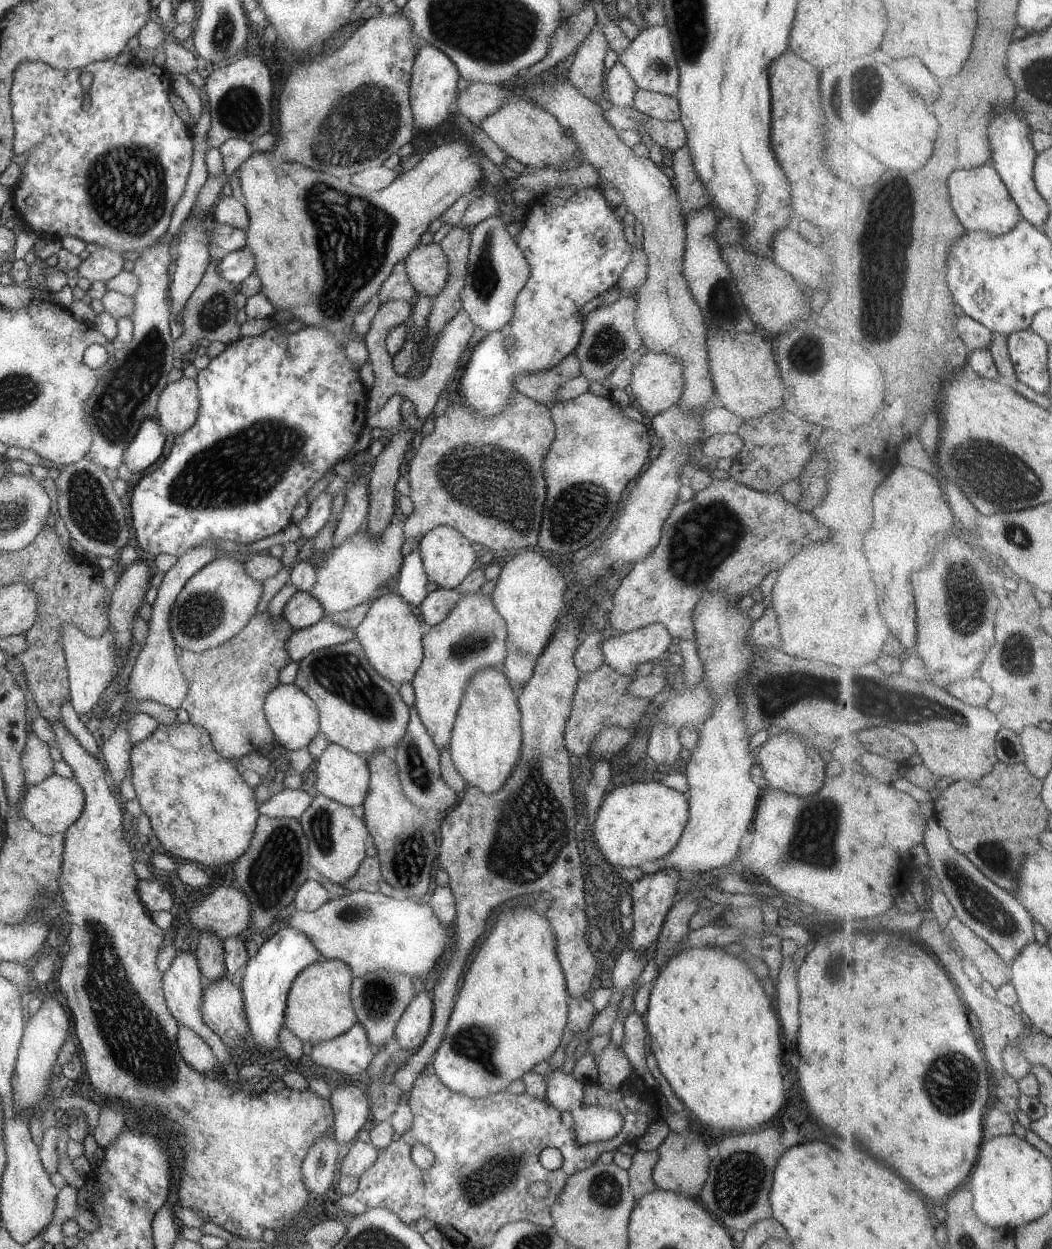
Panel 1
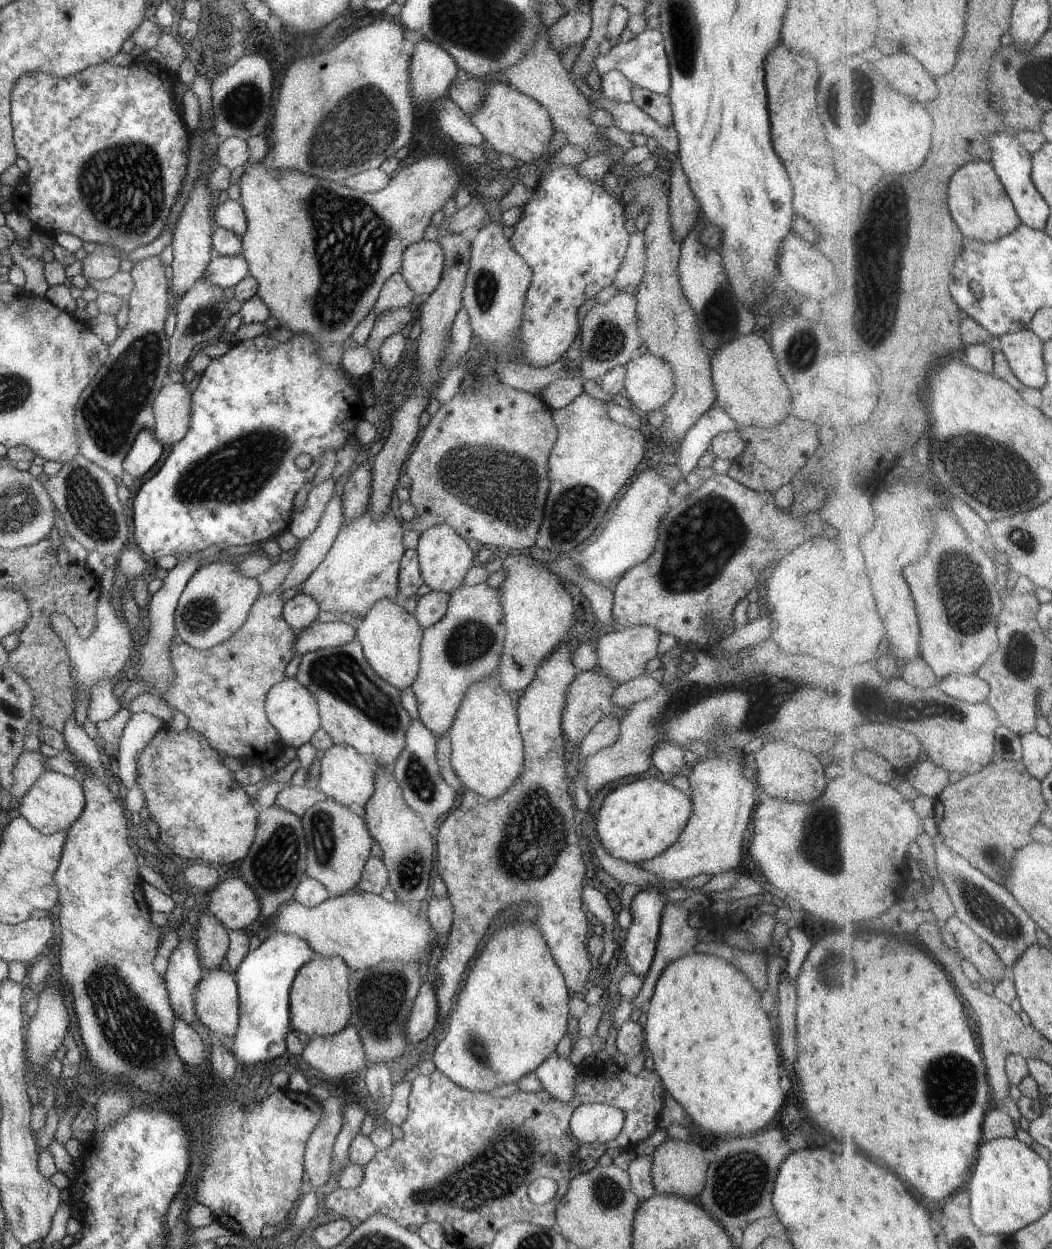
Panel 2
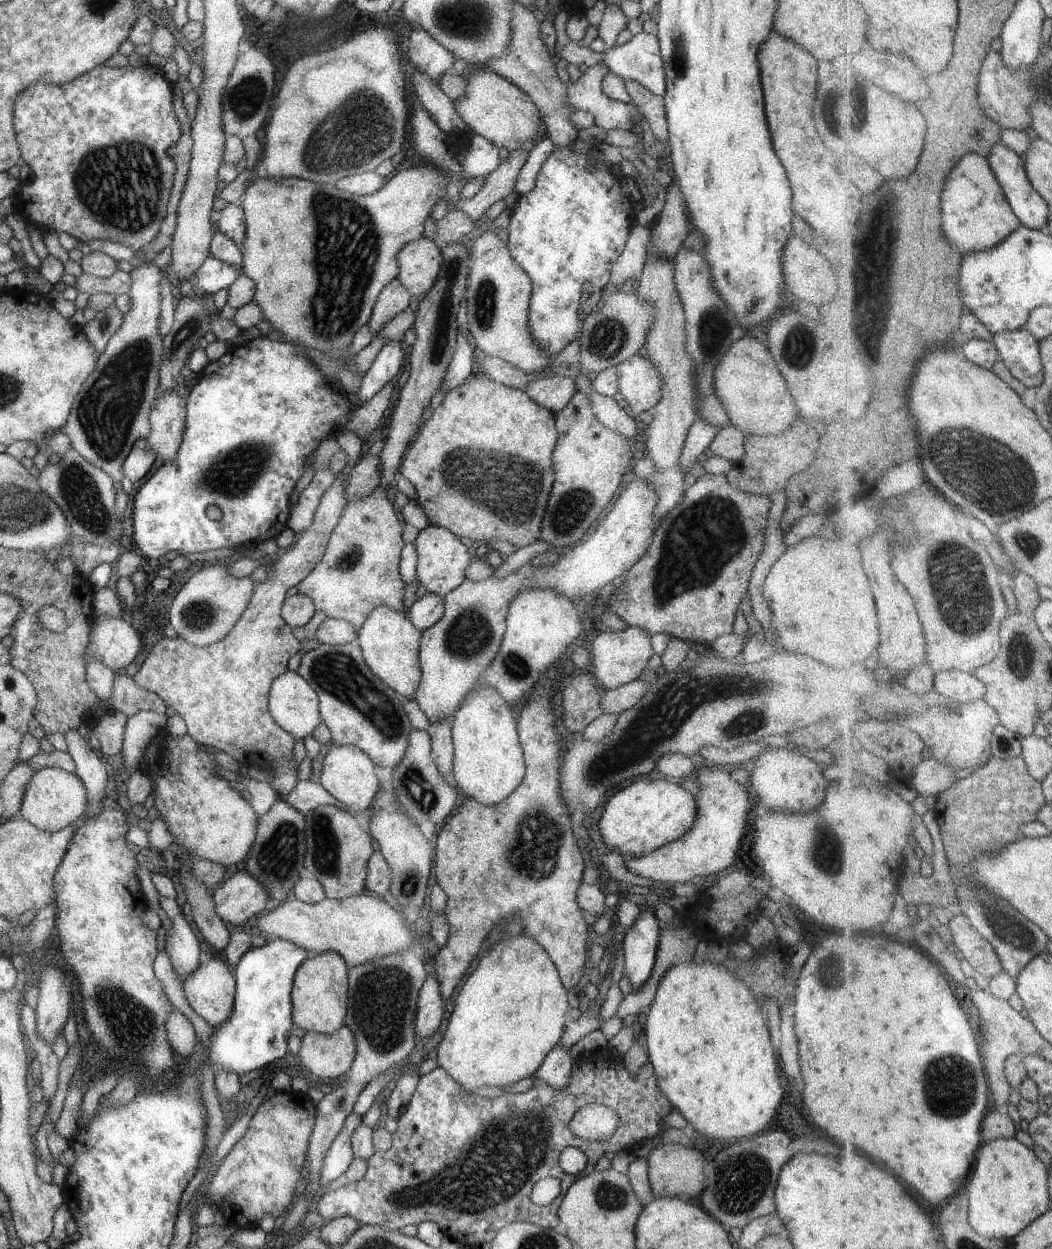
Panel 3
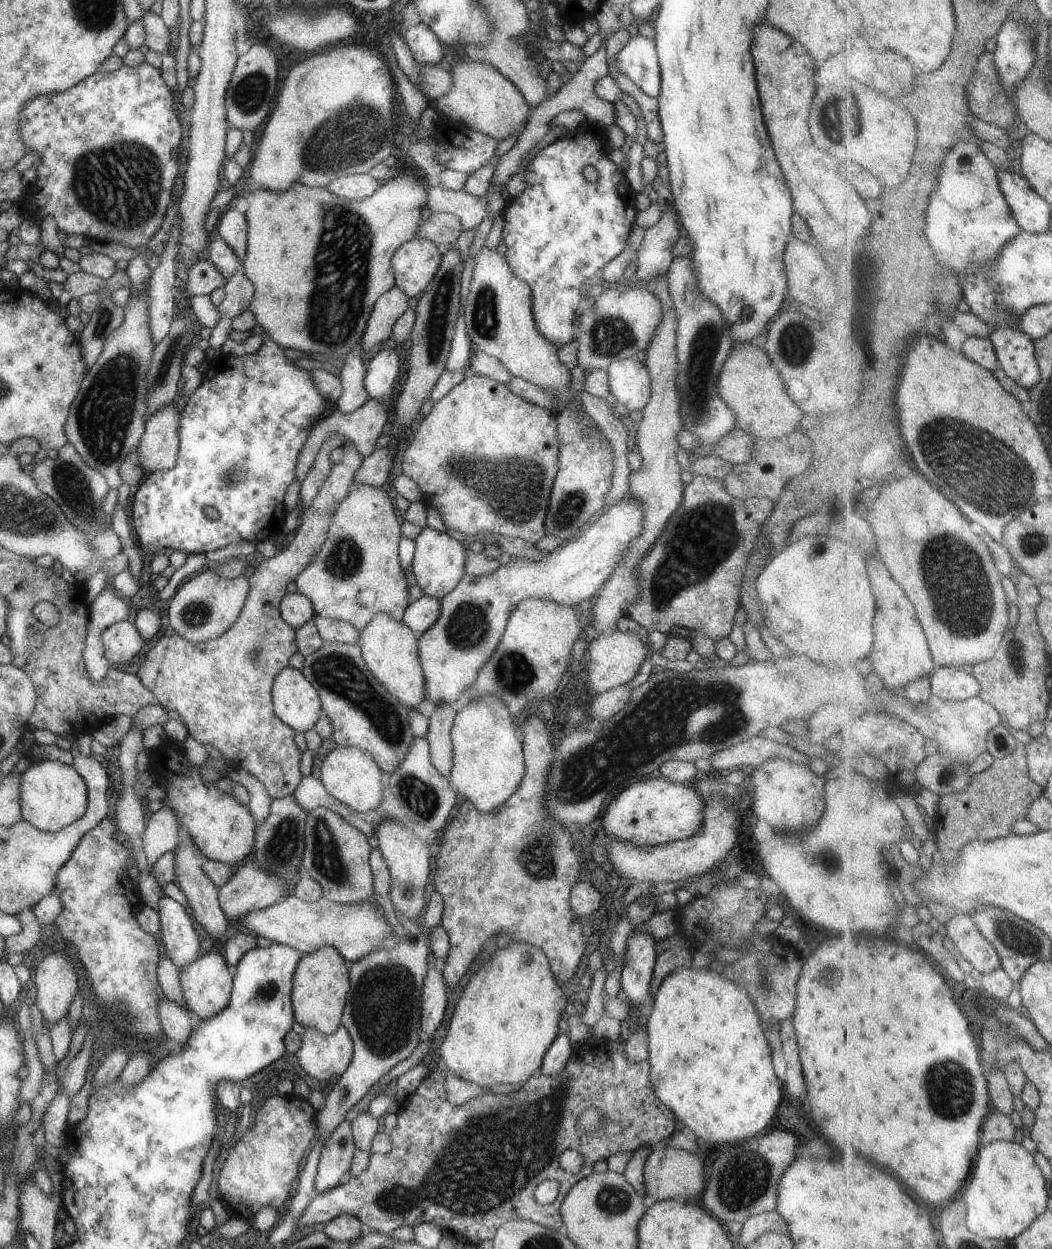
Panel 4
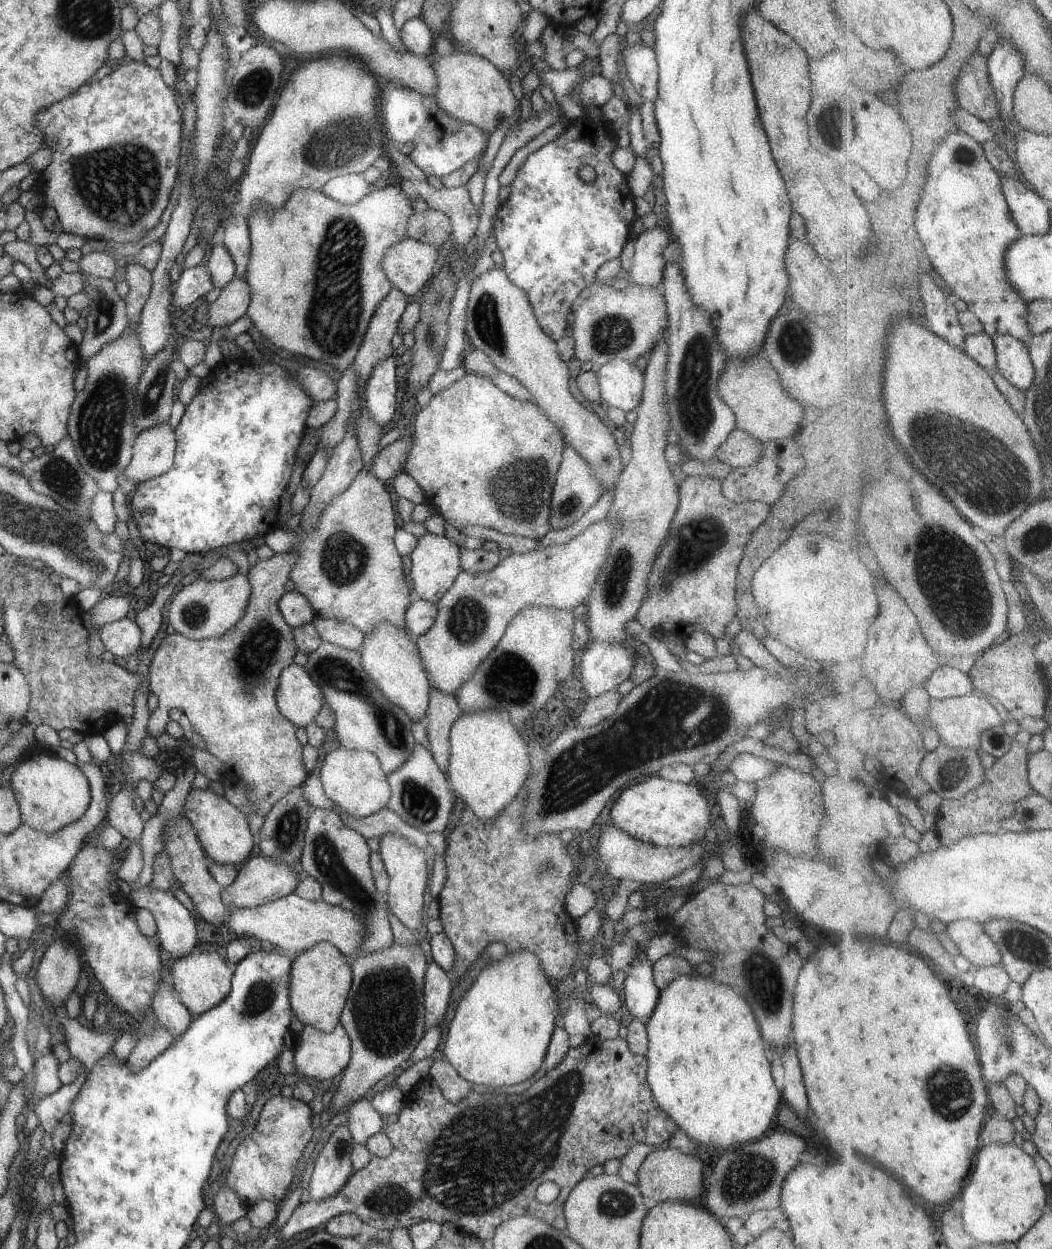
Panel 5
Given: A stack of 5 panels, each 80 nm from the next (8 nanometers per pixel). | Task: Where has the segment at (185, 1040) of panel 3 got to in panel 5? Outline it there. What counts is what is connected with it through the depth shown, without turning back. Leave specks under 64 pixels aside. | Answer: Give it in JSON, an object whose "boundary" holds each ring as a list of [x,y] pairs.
{"boundary":[[[159,982],[158,989],[152,998],[151,1008],[157,1018],[157,1024],[161,1025],[168,1033],[177,1038],[193,1019],[193,1014],[173,994],[173,990]]]}

